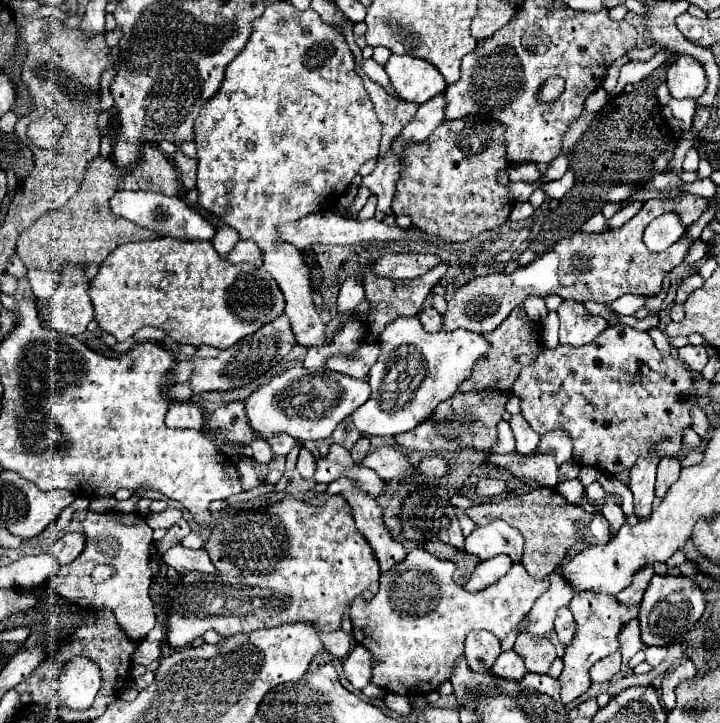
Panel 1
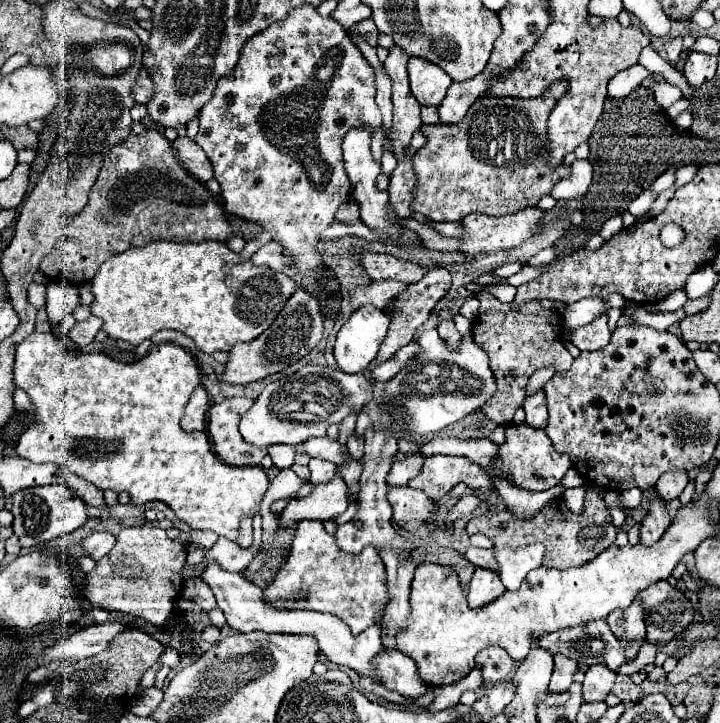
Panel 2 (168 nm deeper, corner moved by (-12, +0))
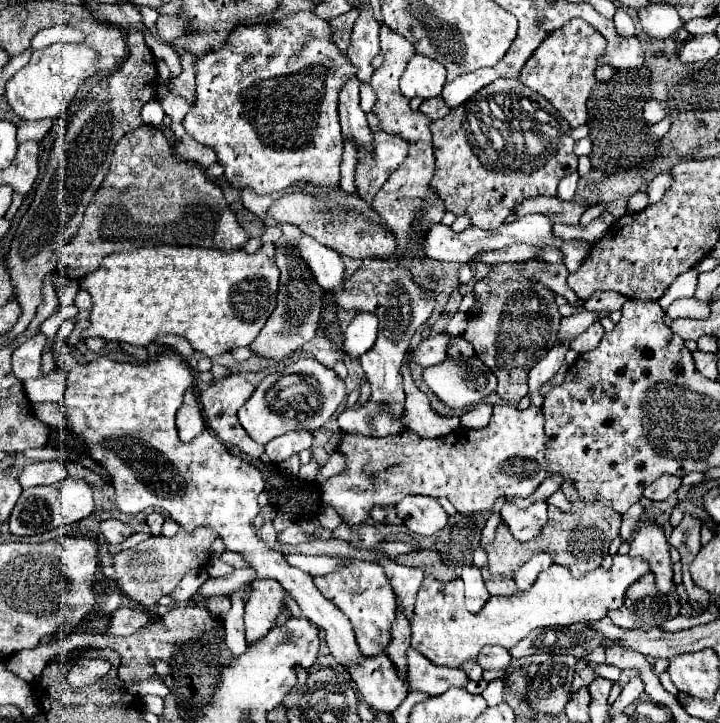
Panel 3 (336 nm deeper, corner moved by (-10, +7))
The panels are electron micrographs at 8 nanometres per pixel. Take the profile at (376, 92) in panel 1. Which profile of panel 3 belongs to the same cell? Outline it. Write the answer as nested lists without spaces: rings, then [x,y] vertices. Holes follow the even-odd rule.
[[[432,98],[432,100],[424,100],[420,106],[420,112],[426,114],[428,118],[442,118],[450,112],[450,108],[446,108],[446,104],[442,104],[440,98]]]

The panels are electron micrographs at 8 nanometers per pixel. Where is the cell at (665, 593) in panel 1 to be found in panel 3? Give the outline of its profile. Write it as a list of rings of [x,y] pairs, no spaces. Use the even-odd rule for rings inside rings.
[[[650,574],[630,586],[622,608],[610,612],[610,618],[620,628],[648,632],[648,628],[662,626],[668,620],[668,612],[668,598],[656,588],[654,574]]]

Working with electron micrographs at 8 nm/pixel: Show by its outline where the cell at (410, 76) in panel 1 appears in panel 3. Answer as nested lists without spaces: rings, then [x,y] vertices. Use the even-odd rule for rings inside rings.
[[[422,54],[410,58],[402,78],[400,78],[400,92],[406,98],[436,98],[446,84],[446,68],[436,60],[430,60]]]

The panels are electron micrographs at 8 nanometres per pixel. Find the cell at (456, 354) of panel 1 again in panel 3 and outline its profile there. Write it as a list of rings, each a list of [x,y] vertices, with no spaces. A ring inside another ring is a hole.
[[[460,356],[460,358],[444,358],[436,366],[428,366],[422,370],[426,386],[442,400],[450,410],[464,410],[478,406],[488,394],[496,390],[496,376],[486,368],[486,364],[478,356]]]

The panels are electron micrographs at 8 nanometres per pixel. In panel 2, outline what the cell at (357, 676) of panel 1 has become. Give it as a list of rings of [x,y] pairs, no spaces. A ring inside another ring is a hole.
[[[384,651],[376,657],[376,677],[380,683],[390,689],[398,691],[404,697],[422,697],[426,695],[428,687],[424,687],[424,681],[420,679],[420,673],[416,671],[416,663],[410,655],[404,655],[402,651]]]

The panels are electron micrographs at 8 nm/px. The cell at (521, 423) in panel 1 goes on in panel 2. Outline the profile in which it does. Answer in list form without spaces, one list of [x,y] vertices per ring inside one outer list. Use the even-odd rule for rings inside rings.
[[[538,389],[532,397],[526,397],[524,401],[524,411],[526,411],[526,423],[536,429],[544,429],[544,421],[548,417],[546,413],[546,403],[544,403],[544,389]]]

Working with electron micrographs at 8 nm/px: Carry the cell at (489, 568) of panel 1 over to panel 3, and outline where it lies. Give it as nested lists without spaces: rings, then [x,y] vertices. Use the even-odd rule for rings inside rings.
[[[464,566],[460,578],[464,580],[464,586],[466,586],[466,608],[472,614],[478,614],[482,610],[482,606],[490,598],[488,590],[484,586],[482,574],[480,574],[480,570],[476,566]]]

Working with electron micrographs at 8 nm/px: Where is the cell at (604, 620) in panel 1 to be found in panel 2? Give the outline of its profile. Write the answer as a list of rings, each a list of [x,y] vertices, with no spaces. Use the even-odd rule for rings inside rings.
[[[604,663],[600,665],[592,665],[586,671],[586,679],[584,679],[584,699],[586,701],[604,701],[608,697],[608,693],[612,691],[616,681],[616,673],[610,671]]]

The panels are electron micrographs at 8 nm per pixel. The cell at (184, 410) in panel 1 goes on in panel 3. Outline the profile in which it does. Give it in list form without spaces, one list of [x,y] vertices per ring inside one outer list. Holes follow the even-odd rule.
[[[188,388],[184,392],[184,404],[176,414],[176,428],[184,442],[190,442],[194,436],[198,436],[206,428],[194,388]]]

